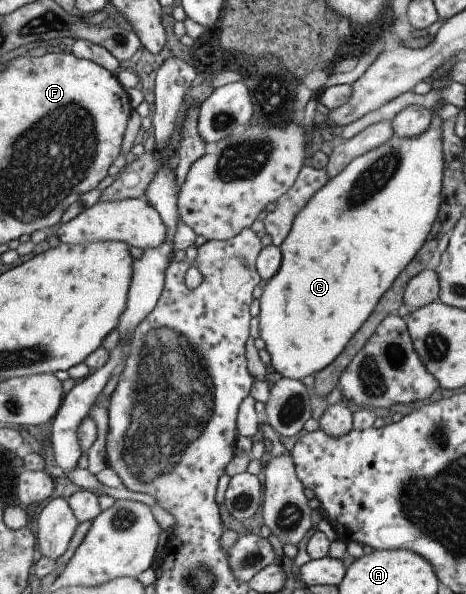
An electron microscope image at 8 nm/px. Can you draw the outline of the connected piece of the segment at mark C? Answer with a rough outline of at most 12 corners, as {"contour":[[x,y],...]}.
{"contour":[[442,119],[296,213],[257,315],[270,365],[332,363],[428,237]]}

